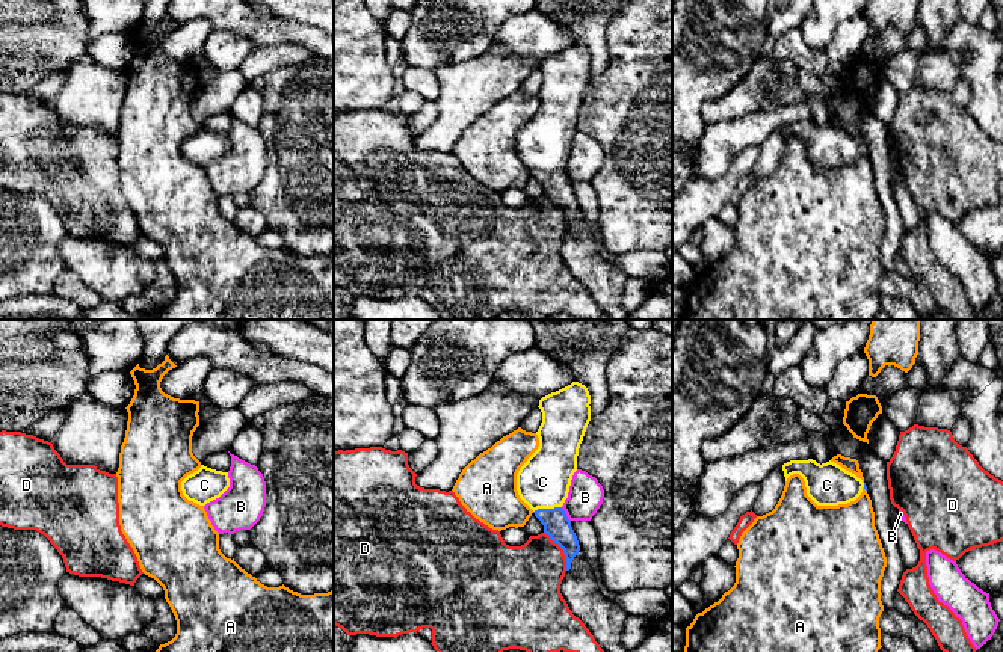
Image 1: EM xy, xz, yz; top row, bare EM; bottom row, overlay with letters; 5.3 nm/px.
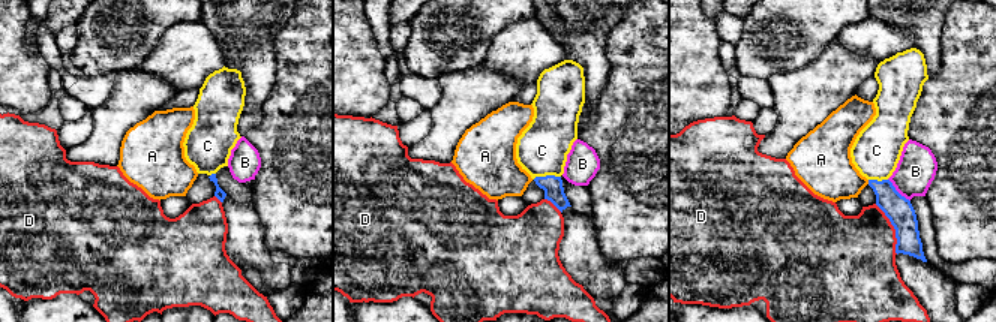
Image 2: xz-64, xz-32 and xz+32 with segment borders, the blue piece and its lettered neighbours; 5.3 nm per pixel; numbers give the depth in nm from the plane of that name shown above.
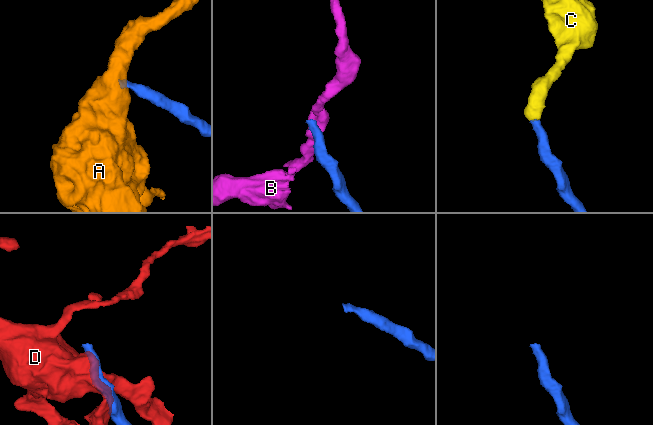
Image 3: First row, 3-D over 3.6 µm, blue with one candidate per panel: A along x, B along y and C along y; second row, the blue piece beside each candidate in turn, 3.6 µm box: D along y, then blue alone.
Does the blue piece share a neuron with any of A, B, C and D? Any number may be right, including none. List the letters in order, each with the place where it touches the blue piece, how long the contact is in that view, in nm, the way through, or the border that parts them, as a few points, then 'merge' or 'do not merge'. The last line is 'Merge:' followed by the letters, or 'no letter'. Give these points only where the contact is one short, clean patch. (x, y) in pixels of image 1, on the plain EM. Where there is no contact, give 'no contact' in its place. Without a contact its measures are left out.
A: no contact | do not merge
B: xz (565, 177) | 90 nm | do not merge
C: xz (547, 171) | 160 nm | across xz (556, 186), (547, 171), (543, 144) | merge
D: xz (564, 213) | 240 nm | do not merge
Merge: C

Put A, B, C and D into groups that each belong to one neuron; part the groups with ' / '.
A / B / C / D

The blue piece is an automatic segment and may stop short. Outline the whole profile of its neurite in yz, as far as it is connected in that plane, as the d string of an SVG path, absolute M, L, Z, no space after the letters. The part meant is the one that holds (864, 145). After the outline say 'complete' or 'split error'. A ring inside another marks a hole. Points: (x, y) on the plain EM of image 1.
M790 122L782 127L785 143L790 137L799 136L807 149L807 157L817 168L838 168L855 163L867 148L855 136L834 124L817 125L808 122Z | split error

